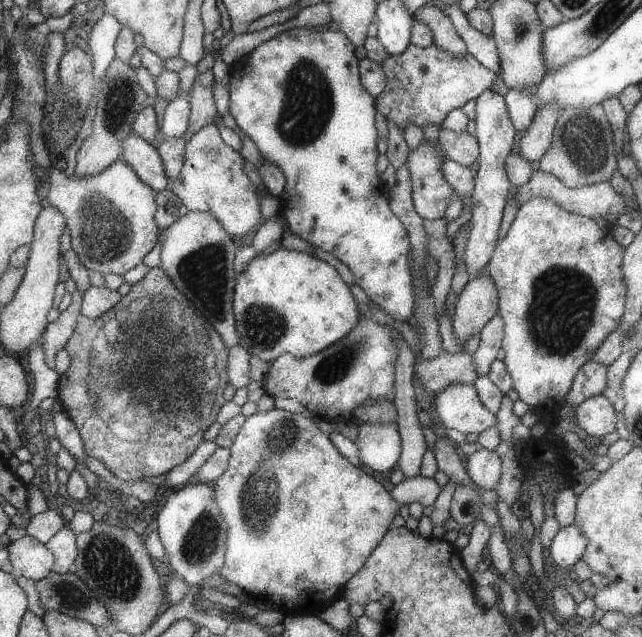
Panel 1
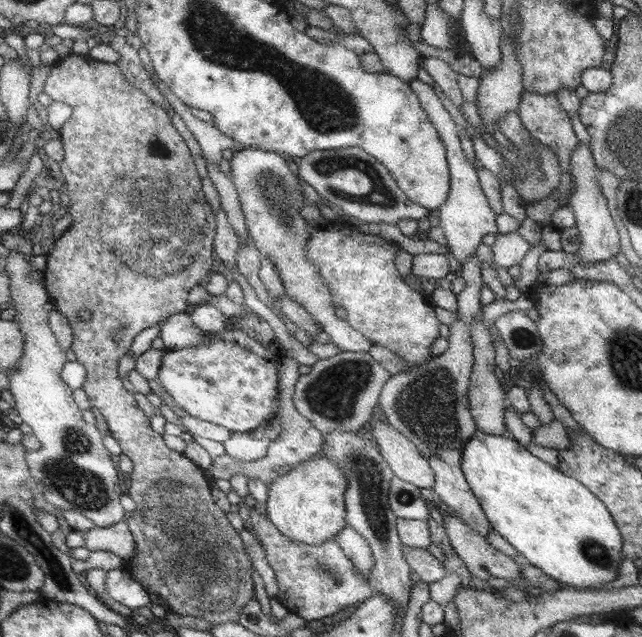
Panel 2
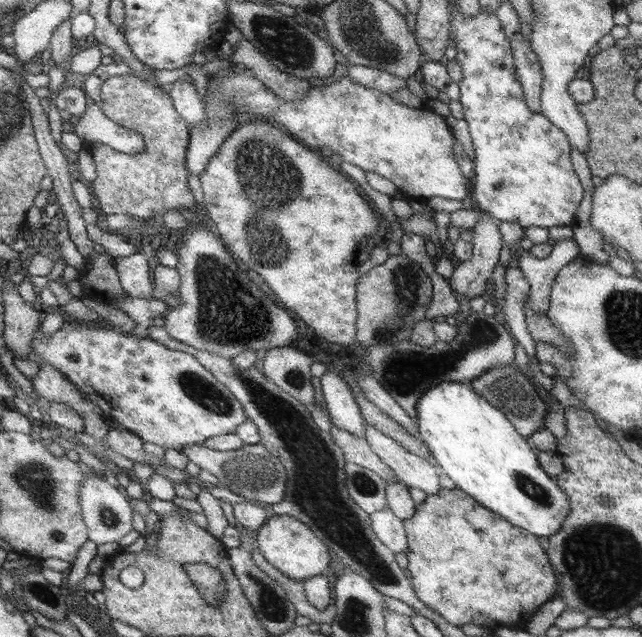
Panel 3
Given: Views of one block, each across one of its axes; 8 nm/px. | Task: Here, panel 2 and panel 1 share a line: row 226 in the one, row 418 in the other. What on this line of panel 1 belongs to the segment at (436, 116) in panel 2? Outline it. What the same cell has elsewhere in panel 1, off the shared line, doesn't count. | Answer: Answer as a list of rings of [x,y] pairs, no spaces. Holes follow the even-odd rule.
[[[453,383],[434,396],[433,410],[447,429],[455,428],[461,434],[479,434],[495,425],[497,420],[477,396],[473,385]]]

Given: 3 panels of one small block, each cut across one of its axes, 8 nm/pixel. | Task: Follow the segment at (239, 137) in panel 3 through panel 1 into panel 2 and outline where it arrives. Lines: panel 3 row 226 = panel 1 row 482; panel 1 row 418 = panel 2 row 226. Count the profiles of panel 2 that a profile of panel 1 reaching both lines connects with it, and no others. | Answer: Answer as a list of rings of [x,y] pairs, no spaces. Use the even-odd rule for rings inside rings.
[[[240,148],[233,152],[228,166],[230,181],[235,187],[244,218],[246,236],[251,239],[257,252],[269,259],[275,267],[285,295],[310,314],[313,321],[321,327],[321,331],[328,334],[330,343],[338,349],[368,352],[369,340],[353,330],[345,320],[335,316],[328,287],[321,280],[319,270],[308,262],[306,245],[311,230],[299,214],[299,208],[303,206],[304,192],[299,188],[297,178],[289,172],[283,156],[264,150]]]

